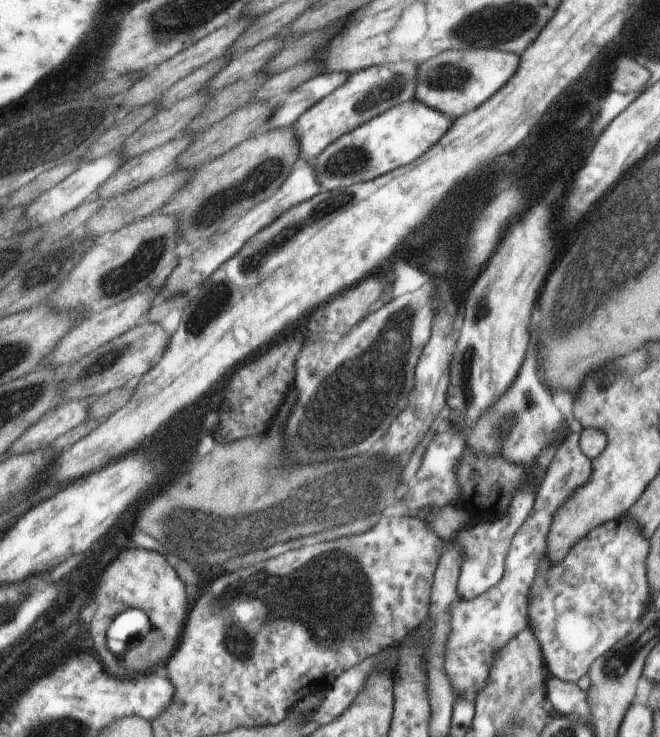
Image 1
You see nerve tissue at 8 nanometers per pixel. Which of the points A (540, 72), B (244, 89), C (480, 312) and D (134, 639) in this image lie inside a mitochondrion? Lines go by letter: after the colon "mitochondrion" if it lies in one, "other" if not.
A: other
B: other
C: mitochondrion
D: other

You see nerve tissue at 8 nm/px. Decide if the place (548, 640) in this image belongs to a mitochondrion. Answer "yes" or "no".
no

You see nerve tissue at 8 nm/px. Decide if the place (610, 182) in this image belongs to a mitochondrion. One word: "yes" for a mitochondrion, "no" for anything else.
yes

